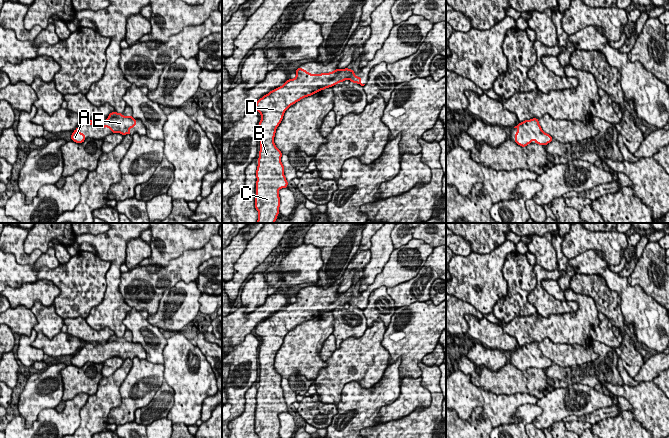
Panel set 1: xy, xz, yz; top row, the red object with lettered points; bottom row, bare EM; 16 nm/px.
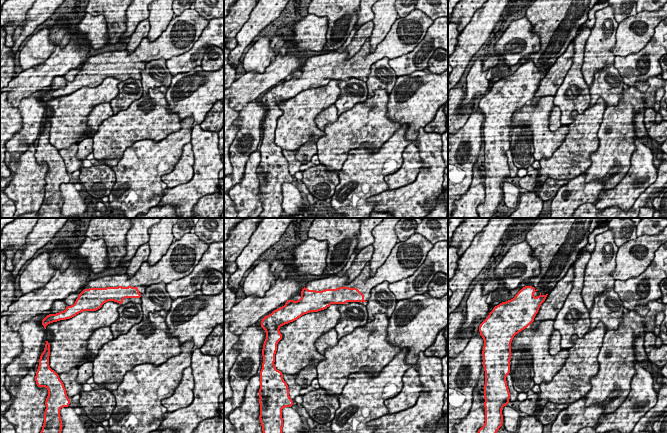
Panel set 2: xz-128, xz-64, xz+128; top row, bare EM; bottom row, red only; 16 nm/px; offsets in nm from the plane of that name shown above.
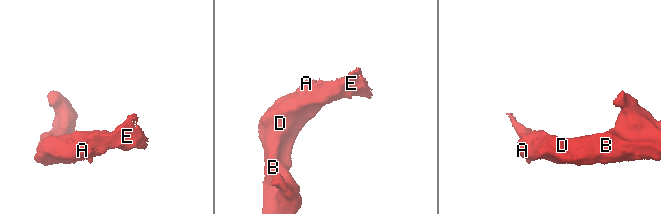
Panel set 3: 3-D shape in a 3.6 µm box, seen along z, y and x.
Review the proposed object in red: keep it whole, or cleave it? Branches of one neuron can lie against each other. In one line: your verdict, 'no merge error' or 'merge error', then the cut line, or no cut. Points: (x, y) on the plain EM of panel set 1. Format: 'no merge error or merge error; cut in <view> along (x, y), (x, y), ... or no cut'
no merge error; no cut

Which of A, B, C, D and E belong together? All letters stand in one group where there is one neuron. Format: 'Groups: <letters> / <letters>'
Groups: A B C D E

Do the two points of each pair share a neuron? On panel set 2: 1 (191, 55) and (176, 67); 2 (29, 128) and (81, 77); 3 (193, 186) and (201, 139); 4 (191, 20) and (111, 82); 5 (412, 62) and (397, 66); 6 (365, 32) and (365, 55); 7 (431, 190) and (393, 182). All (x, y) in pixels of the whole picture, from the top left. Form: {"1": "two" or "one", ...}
{"1": "one", "2": "two", "3": "one", "4": "two", "5": "one", "6": "two", "7": "two"}

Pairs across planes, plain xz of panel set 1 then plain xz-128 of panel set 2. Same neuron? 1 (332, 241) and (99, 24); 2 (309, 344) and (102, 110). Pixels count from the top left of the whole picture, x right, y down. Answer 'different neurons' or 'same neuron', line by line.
1: different neurons
2: different neurons

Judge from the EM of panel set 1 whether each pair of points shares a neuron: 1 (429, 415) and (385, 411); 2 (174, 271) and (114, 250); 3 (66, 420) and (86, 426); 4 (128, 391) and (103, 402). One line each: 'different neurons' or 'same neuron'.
1: different neurons
2: different neurons
3: different neurons
4: different neurons

